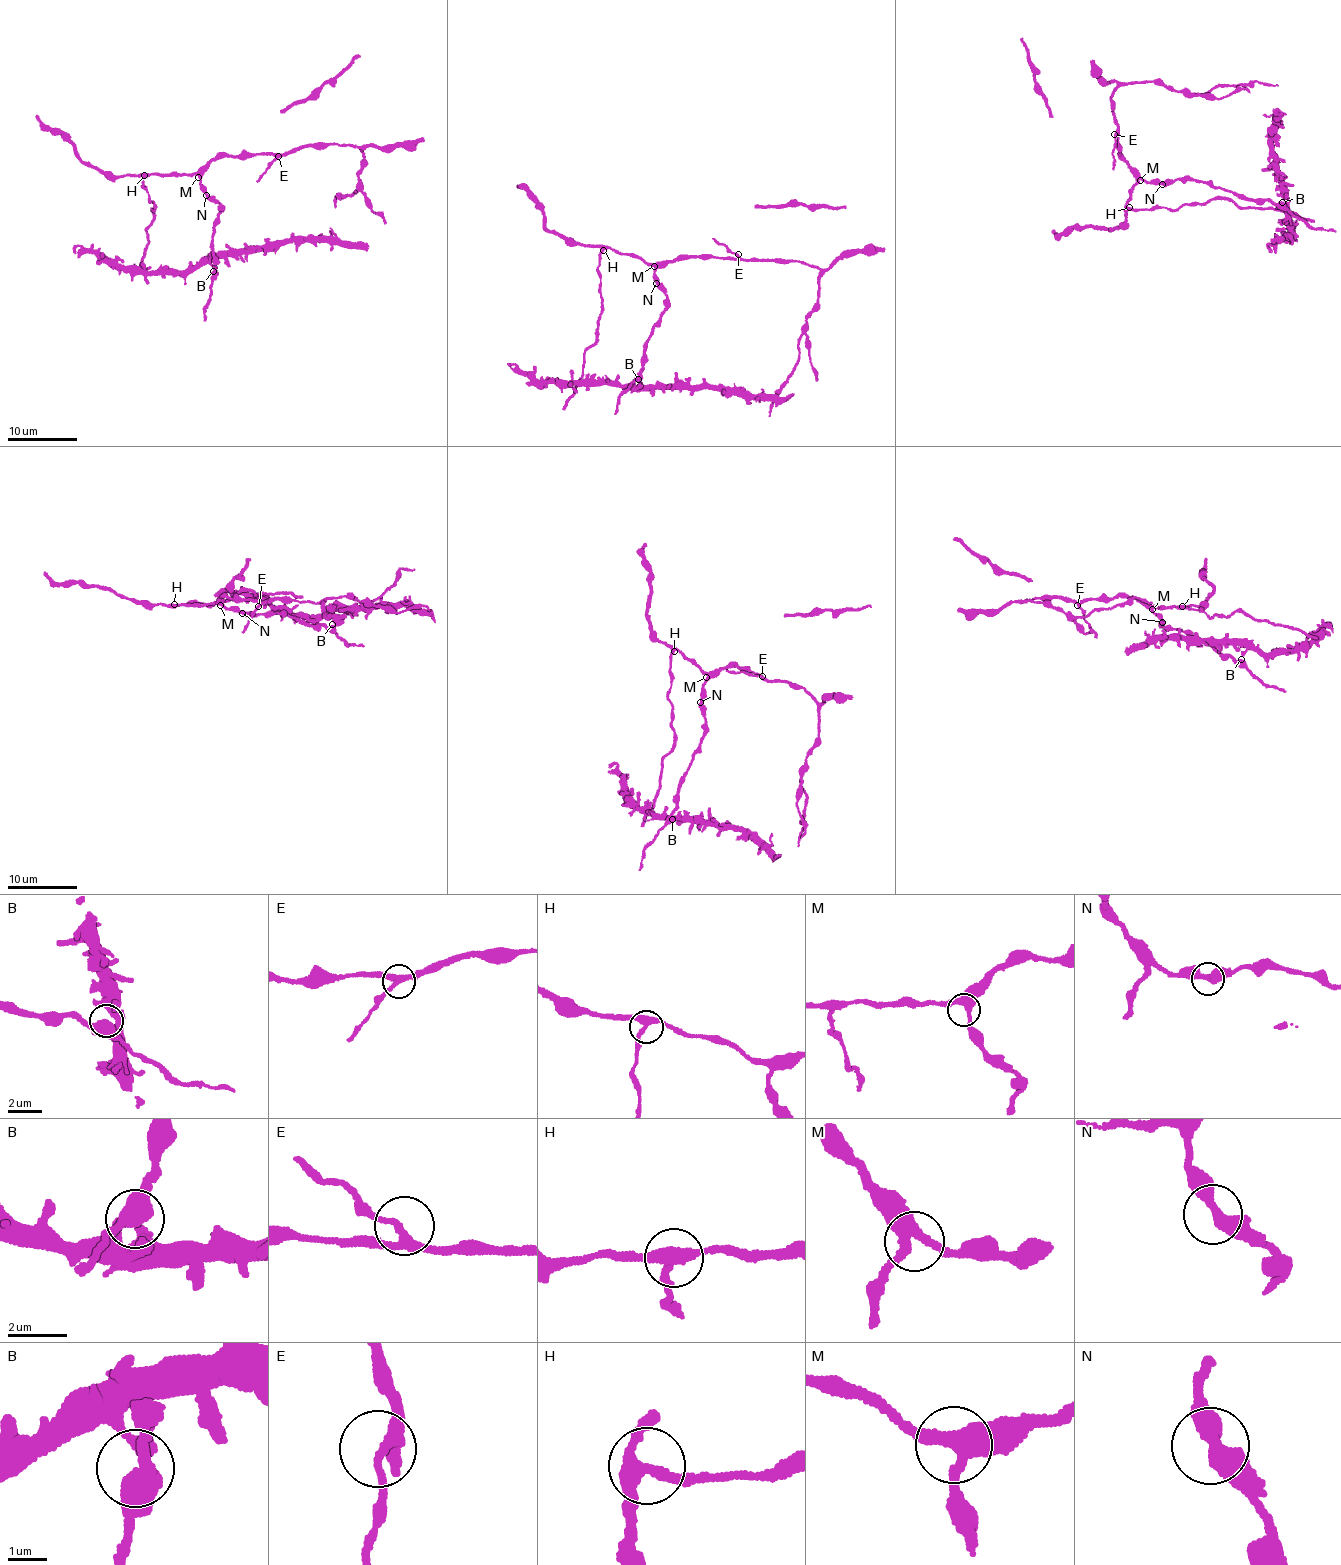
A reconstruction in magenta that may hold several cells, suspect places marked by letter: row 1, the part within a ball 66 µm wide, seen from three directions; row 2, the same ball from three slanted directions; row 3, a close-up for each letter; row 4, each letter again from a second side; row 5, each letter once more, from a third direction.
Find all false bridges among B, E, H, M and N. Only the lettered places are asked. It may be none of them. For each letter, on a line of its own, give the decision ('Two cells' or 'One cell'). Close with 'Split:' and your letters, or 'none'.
B: One cell
E: One cell
H: Two cells
M: One cell
N: One cell
Split: H

